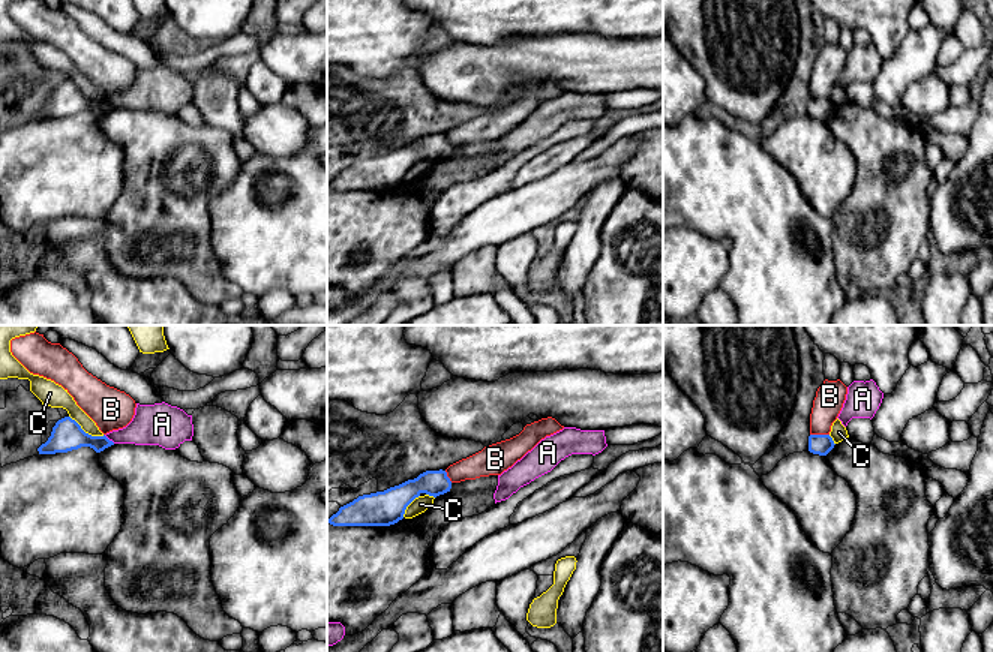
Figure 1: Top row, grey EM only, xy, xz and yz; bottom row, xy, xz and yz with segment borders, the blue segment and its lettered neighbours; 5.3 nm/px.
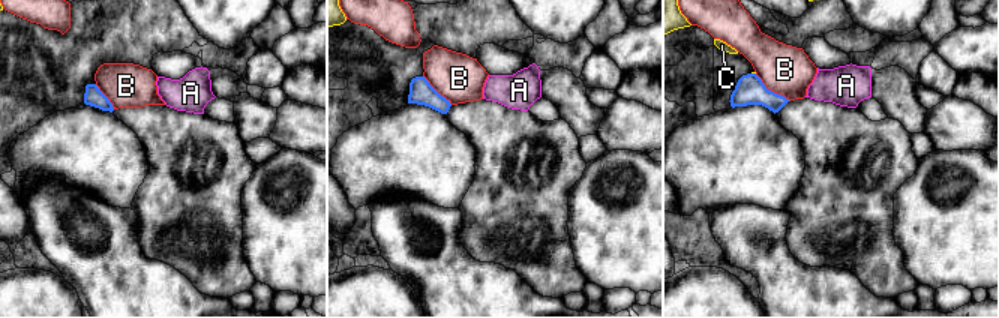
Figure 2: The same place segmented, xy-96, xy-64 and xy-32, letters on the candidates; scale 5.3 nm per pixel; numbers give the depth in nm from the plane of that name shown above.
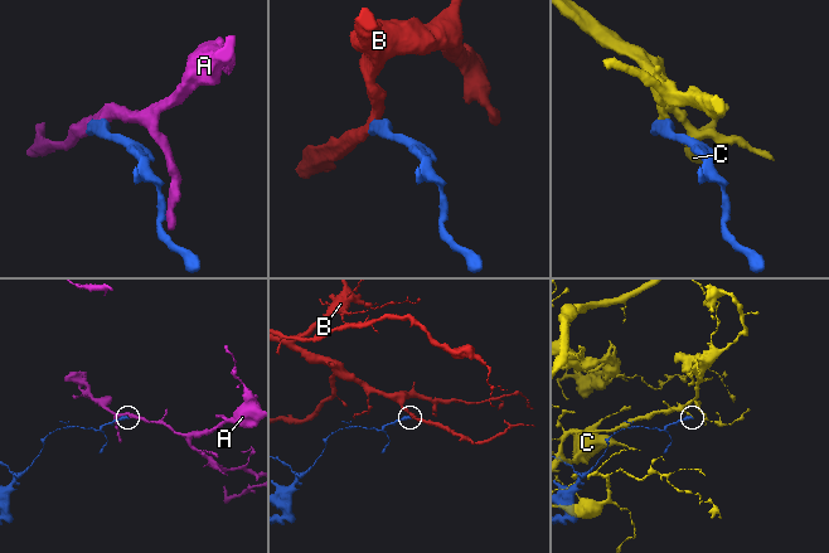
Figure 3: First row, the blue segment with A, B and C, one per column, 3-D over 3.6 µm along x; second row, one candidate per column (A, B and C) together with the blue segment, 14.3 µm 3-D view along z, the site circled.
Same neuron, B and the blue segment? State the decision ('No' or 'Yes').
Yes

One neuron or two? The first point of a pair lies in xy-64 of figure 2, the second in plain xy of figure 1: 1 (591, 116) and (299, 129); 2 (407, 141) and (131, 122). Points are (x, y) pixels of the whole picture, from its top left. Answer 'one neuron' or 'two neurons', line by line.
1: two neurons
2: two neurons

